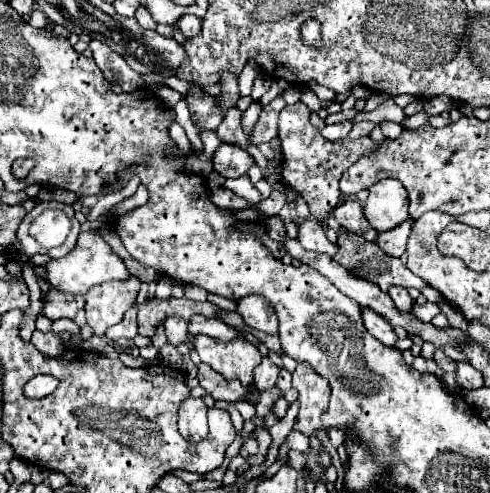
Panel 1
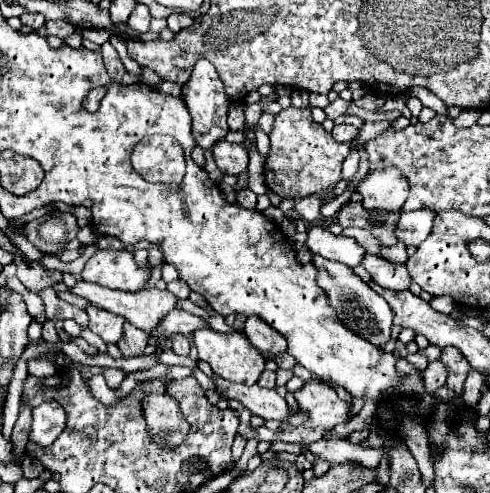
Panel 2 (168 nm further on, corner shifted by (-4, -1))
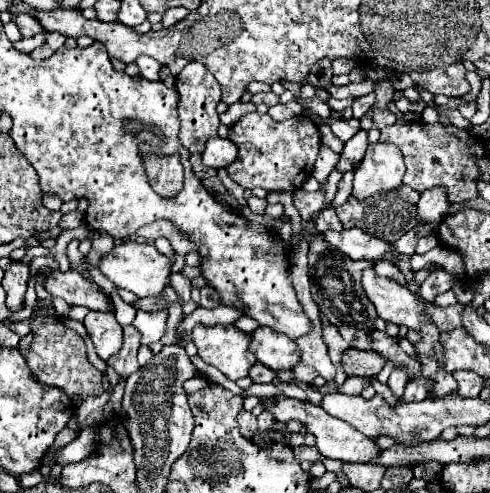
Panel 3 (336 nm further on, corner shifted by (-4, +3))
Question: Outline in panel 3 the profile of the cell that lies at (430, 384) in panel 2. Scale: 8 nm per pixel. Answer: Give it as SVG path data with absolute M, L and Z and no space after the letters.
M409 380L403 392L403 402L419 402L427 398L431 380Z

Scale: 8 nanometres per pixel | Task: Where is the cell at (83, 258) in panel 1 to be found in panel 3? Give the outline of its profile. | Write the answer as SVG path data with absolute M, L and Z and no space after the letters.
M125 242L113 248L101 262L101 272L117 286L131 290L135 296L159 296L165 286L169 286L171 276L171 262L167 256L159 254L153 244L139 244L139 242Z

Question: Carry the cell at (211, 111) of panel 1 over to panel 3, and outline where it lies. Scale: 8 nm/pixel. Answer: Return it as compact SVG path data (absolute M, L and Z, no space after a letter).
M199 62L187 64L175 82L175 90L179 92L179 118L181 118L181 130L179 130L179 140L183 148L187 148L191 154L203 152L205 142L211 136L217 136L217 126L219 126L219 114L215 110L217 102L221 100L221 90L215 80L215 76Z

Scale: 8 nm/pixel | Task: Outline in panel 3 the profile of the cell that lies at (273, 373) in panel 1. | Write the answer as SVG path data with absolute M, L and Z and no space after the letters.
M253 364L251 370L249 370L249 378L251 378L253 382L263 382L263 384L267 384L267 382L271 382L271 380L275 378L275 372L273 372L271 368L265 368L263 364Z

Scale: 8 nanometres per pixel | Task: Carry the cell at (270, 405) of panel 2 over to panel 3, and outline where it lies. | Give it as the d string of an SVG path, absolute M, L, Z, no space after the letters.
M277 396L277 404L273 406L267 406L263 404L265 410L271 410L275 420L279 422L289 422L289 420L299 420L311 434L315 434L317 438L317 446L319 446L319 452L323 458L335 458L335 460L341 460L341 462L359 462L359 464L369 464L375 460L375 456L379 456L381 448L377 446L375 440L363 436L361 432L355 432L355 428L351 428L347 422L335 418L335 416L329 416L327 412L323 412L323 408L319 406L313 406L313 404L305 404L305 402L299 402L299 400L293 400L293 398L285 398L285 396Z

